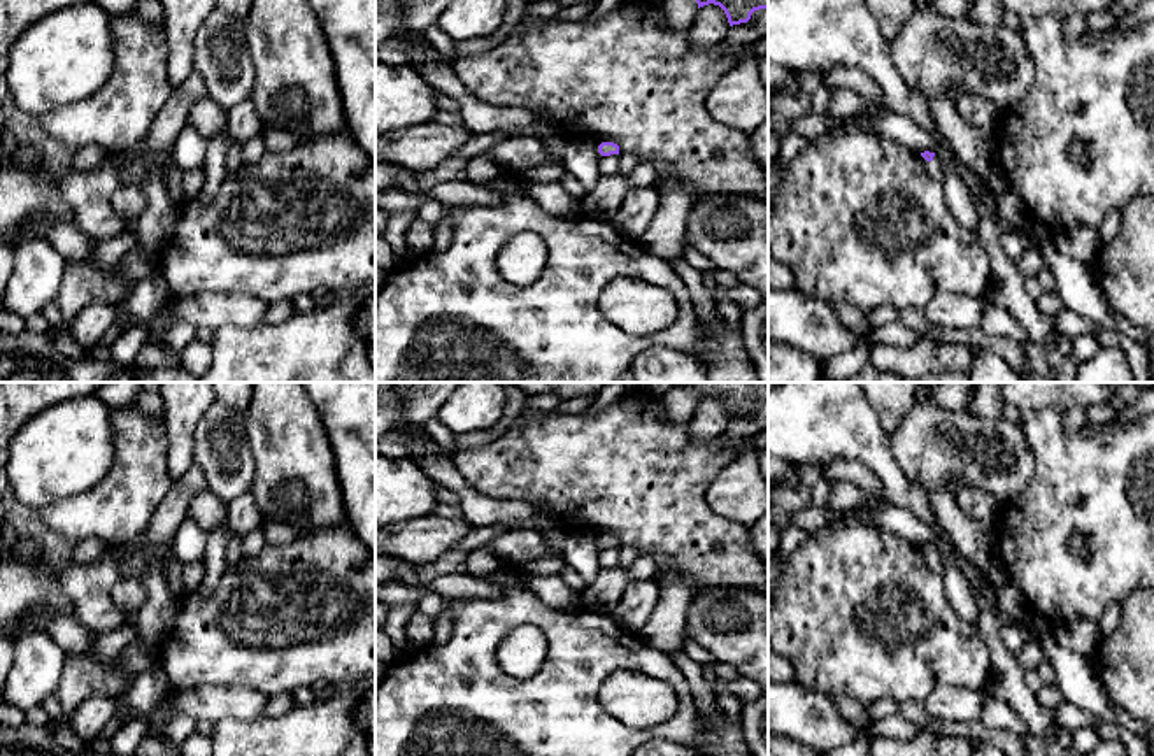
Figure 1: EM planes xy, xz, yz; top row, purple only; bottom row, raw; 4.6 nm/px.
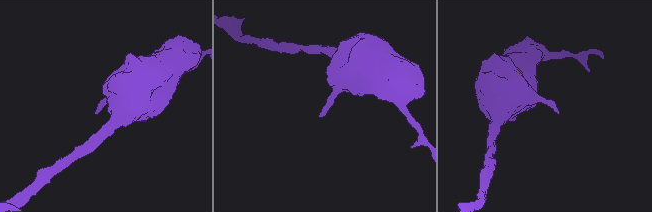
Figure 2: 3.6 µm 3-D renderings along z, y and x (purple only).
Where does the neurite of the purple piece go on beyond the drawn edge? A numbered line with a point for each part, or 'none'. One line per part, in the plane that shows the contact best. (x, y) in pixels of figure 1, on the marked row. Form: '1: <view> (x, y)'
1: yz (933, 169)

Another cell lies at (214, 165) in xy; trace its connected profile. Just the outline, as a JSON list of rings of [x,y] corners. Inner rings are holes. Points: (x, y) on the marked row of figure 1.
[[[228,128],[217,130],[212,139],[207,142],[207,158],[203,163],[205,181],[202,186],[202,195],[210,198],[217,193],[223,181],[226,179],[226,151],[232,137]]]

